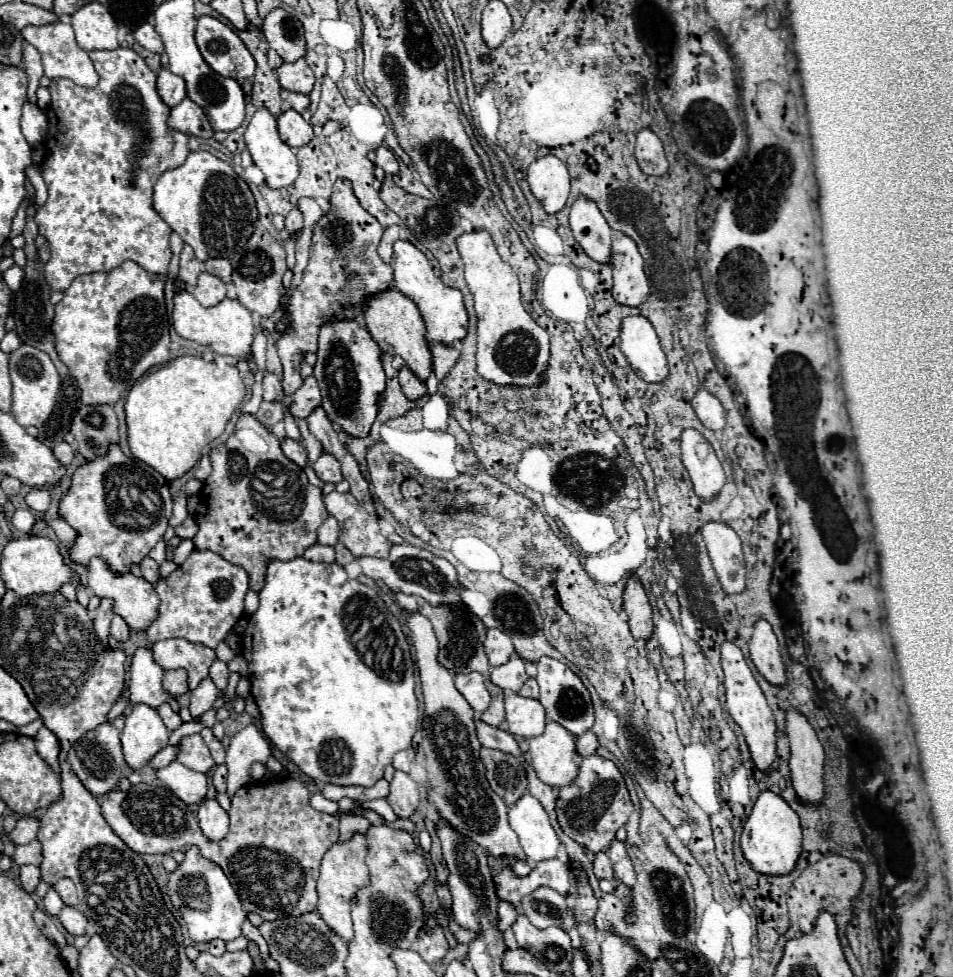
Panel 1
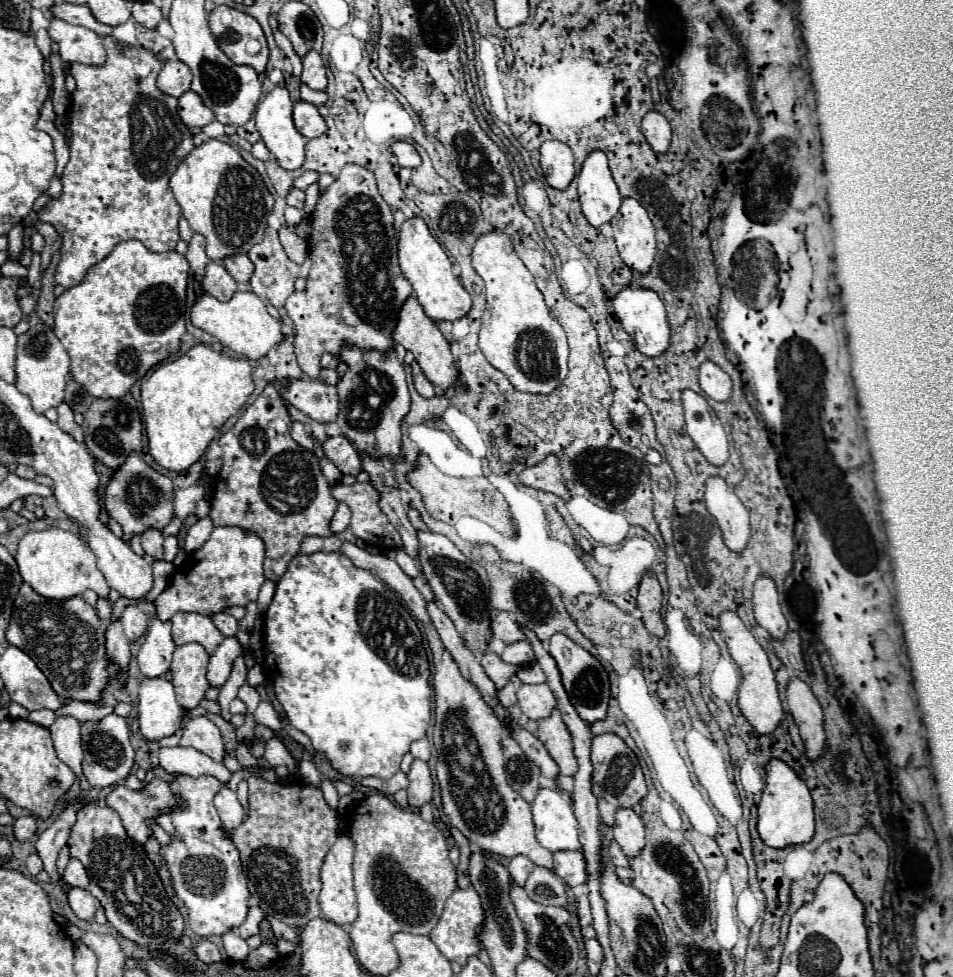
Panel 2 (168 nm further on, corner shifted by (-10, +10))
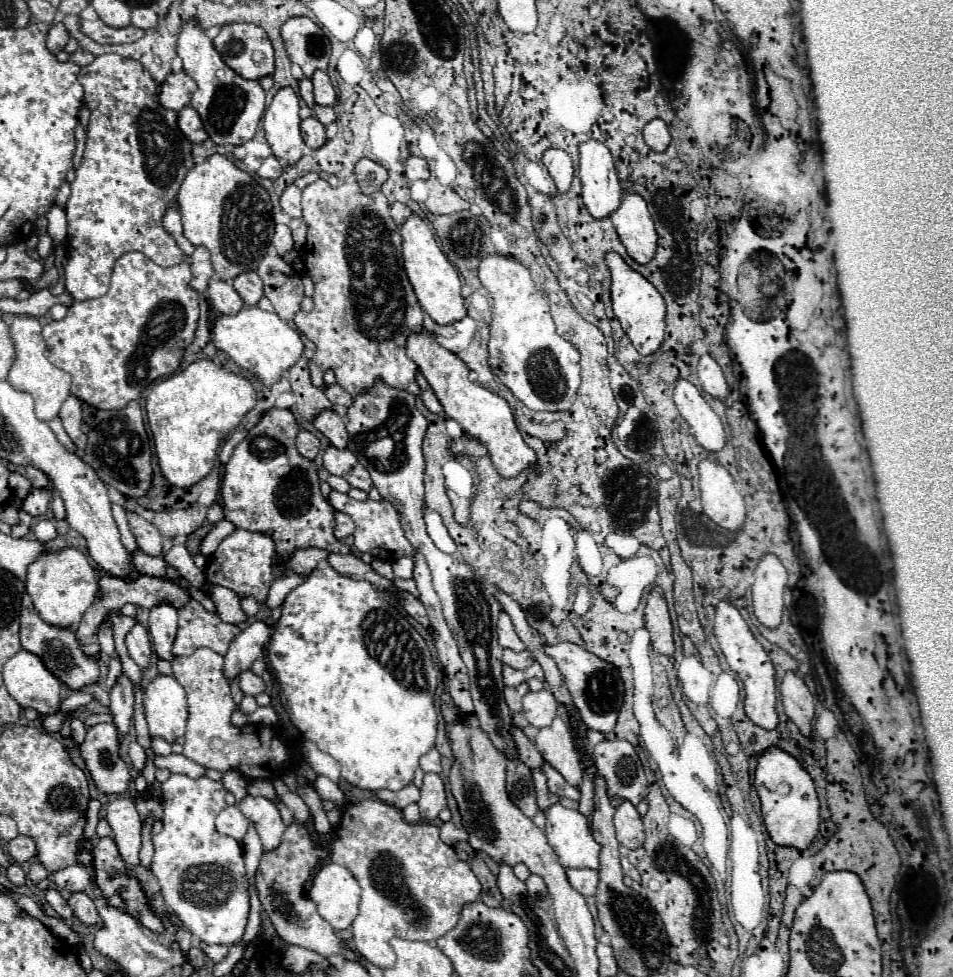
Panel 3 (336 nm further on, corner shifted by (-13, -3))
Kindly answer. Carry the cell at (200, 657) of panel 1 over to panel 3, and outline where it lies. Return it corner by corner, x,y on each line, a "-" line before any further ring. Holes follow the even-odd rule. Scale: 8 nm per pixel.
189,600
179,610
179,628
173,642
175,656
189,656
195,648
211,648
225,656
231,640
241,632
239,626
227,624
217,612
207,612
197,600

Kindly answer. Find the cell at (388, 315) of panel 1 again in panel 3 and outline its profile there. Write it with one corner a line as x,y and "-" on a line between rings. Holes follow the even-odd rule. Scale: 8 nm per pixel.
421,332
421,334
409,336
407,356
419,366
419,370
431,384
447,418
453,418
455,422
459,422
463,432
467,432
471,438
477,438
487,448
489,458
493,460
493,466
503,478
515,478
523,470
537,466
537,454
533,448
525,444
507,400
479,386
477,382
471,382
469,368
457,354
445,350
431,336
425,336
425,332

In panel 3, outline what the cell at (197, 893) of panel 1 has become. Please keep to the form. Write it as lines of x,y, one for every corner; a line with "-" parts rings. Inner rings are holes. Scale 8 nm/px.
171,774
169,780
161,784
161,806
163,806
163,830
153,836
155,856
151,864
151,872
159,880
161,894
171,906
171,910
179,916
183,926
199,940
207,944
225,944
233,946
241,942
247,916
249,916
249,892
247,892
247,876
243,864
243,848
237,840
223,836
215,830
217,814
227,806
225,804
225,786
207,776
189,778
185,774

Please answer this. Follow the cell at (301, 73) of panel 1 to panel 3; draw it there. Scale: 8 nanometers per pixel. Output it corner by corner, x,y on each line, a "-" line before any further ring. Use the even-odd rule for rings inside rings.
317,70
311,80
315,86
315,102
319,106
333,106
335,104
335,90
333,90
333,84
331,84
327,72

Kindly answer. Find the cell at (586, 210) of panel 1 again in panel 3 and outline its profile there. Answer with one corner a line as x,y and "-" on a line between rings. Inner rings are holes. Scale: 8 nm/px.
599,140
579,144
583,202
593,218
607,218
621,204
621,186
609,148

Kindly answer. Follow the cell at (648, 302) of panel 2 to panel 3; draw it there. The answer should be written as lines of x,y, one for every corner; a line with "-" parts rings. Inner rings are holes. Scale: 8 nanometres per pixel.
617,252
605,254
605,264
611,270
611,300
613,312
619,318
625,334
631,338
633,346
639,354
653,354
663,344
665,334
665,300
657,292
657,288
645,280
635,268
631,268

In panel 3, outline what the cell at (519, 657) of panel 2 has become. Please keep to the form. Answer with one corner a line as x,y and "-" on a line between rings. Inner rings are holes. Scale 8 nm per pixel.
505,650
503,652
503,664
511,666
511,668
517,668
517,670
523,670
523,668
529,668
533,664
533,656
531,656
529,650
523,650
523,652

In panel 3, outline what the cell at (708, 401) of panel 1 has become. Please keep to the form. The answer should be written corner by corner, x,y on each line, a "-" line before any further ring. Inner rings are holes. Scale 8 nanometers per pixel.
703,354
703,356
699,358
697,376
699,376
699,382
701,382
703,390
709,392
711,396
715,396
715,398
725,398
725,396
729,394
725,376
723,376
723,372
721,372
721,366
719,366
709,354

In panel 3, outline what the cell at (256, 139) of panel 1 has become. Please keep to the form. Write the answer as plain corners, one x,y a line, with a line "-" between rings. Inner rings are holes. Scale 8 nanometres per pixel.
281,88
263,116
263,126
273,154
291,166
303,156
305,148
299,122
301,118
297,94
293,88

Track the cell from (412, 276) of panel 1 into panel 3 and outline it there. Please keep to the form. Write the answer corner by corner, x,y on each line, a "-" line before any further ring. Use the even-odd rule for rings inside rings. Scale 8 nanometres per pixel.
411,214
401,226
401,236
403,236
405,272
413,284
415,296
417,296
419,304
423,306
423,310
437,324
453,324
455,320
461,320
467,314
463,296
461,296
461,280
459,280
457,270
451,266
447,256
437,246
429,224
423,218
419,218
417,214

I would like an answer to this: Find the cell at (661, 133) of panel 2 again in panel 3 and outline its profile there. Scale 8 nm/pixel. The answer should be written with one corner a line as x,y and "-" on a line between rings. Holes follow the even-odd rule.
655,118
655,120
651,120
651,122
645,124
645,128
643,128
643,138
645,138
645,144
647,144
653,152
663,152
663,150
667,150
669,142
671,142
669,128
667,128
667,124
665,124
661,118

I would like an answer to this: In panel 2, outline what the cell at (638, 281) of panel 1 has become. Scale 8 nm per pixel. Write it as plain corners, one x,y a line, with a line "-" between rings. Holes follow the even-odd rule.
624,199
618,215
612,219
612,229
622,261
636,275
646,275
656,255
654,225
646,209
636,199

